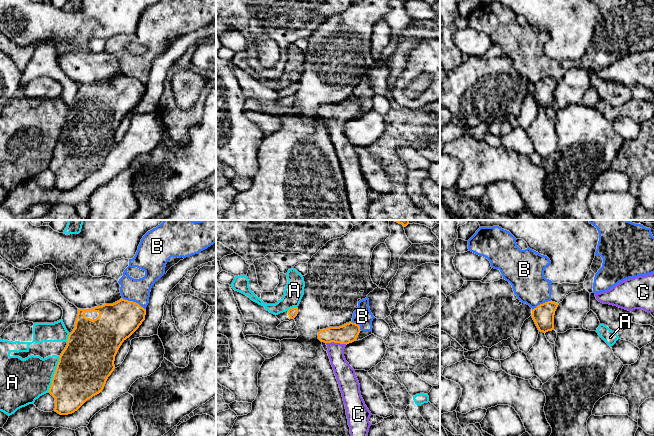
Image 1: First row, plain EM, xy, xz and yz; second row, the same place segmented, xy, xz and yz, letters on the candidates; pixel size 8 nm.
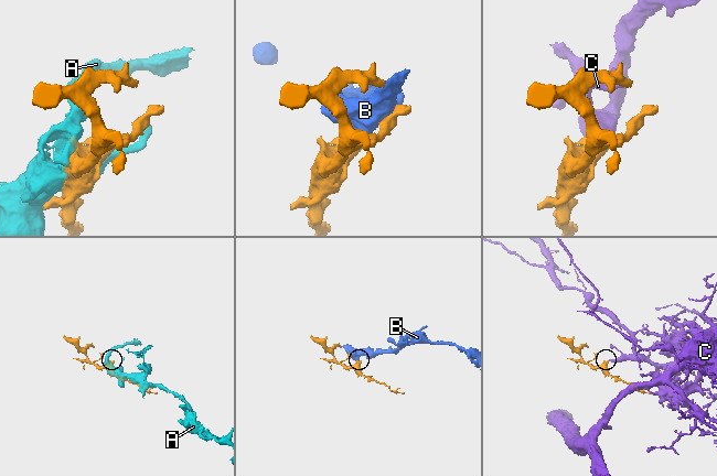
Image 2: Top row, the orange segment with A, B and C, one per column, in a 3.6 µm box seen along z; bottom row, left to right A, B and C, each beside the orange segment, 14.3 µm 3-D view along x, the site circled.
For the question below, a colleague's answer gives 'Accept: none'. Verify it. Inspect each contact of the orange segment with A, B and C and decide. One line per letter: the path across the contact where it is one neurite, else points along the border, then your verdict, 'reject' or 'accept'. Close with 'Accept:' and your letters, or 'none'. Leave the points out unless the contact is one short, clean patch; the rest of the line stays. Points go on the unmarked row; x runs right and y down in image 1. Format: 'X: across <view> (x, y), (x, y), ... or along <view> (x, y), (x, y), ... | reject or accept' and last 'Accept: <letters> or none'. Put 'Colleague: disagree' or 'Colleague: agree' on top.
Colleague: disagree
A: reject
B: along xy (122, 73), (137, 78), (145, 85) | reject
C: across xz (347, 109), (336, 118), (336, 133), (343, 147) | accept
Accept: C

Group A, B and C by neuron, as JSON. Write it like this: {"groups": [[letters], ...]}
{"groups": [["A"], ["B"], ["C"]]}

